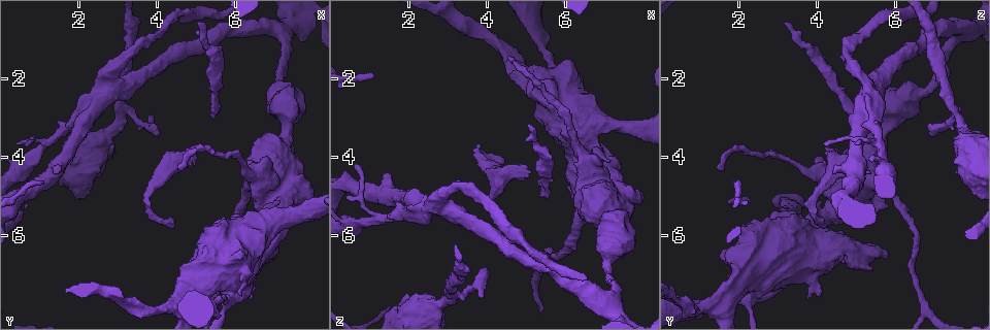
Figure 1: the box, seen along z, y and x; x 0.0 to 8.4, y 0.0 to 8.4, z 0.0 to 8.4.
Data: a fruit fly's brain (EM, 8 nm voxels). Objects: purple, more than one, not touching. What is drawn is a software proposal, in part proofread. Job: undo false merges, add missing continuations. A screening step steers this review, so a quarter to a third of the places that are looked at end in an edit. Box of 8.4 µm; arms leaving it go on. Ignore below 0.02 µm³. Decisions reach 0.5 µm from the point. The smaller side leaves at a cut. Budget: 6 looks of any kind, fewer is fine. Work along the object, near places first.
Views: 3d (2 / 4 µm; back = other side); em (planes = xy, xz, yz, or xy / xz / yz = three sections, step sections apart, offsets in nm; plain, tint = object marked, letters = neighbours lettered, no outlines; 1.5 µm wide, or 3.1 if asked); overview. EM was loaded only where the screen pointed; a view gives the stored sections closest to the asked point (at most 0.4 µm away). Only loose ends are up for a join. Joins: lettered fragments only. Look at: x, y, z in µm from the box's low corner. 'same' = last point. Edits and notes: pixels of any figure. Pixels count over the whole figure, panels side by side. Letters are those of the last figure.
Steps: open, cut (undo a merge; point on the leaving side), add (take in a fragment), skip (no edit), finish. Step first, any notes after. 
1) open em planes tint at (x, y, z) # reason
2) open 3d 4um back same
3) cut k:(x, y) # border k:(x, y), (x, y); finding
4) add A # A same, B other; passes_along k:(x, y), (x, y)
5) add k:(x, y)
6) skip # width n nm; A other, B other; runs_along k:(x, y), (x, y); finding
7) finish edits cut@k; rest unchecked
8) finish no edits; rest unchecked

open 3d 2um at (5.55, 2.95, 5.05) # thin end

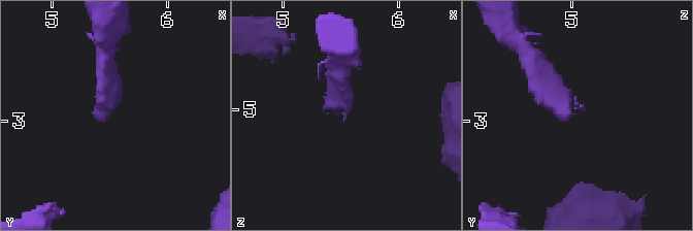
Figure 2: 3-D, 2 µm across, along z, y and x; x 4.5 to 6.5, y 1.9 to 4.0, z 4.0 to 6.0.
open em planes tint at (5.56, 2.90, 5.12)

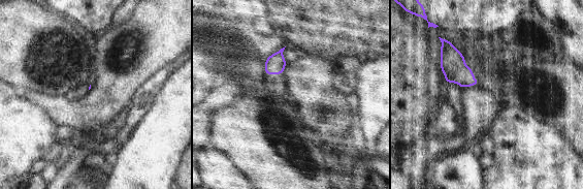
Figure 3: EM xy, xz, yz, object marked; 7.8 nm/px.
open em planes letters same

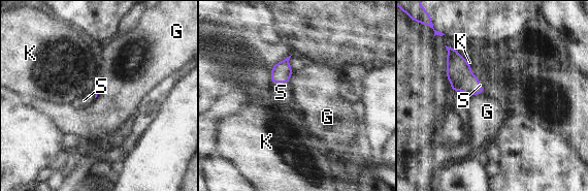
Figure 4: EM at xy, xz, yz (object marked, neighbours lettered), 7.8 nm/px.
add S # G other, K other, S same; passes_along 4:(281, 72), (280, 82), (281, 92); it goes on there

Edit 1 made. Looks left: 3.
open overview # redraw

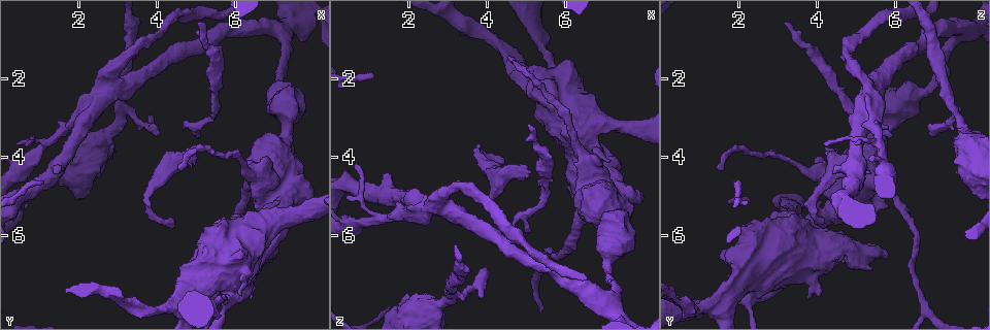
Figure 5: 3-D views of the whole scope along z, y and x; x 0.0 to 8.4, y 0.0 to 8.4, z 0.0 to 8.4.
open em planes letters at (3.95, 3.40, 6.85) # branch stops here

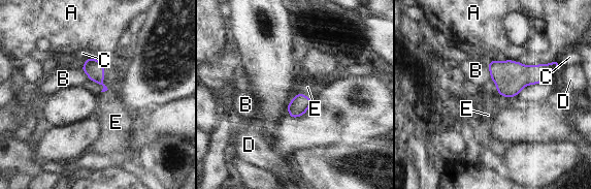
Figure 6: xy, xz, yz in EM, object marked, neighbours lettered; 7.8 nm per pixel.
add E # A other, B other, C other, D other, E same; passes_along 6:(299, 104), (304, 95), (307, 87); the cell continues

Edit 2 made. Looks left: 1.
open em planes letters at (3.75, 4.90, 3.95) # abrupt turn

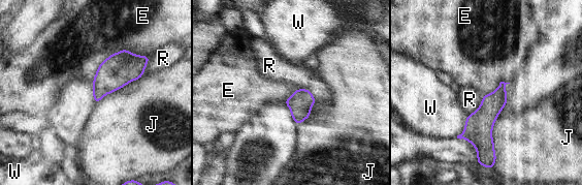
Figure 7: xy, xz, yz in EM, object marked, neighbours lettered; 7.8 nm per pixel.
skip # width 50 nm; E other, J other, R other, W other; border 7:(149, 56), (114, 52), (92, 82); one cell here

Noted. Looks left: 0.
finish edits add@4, add@6; rest unchecked

